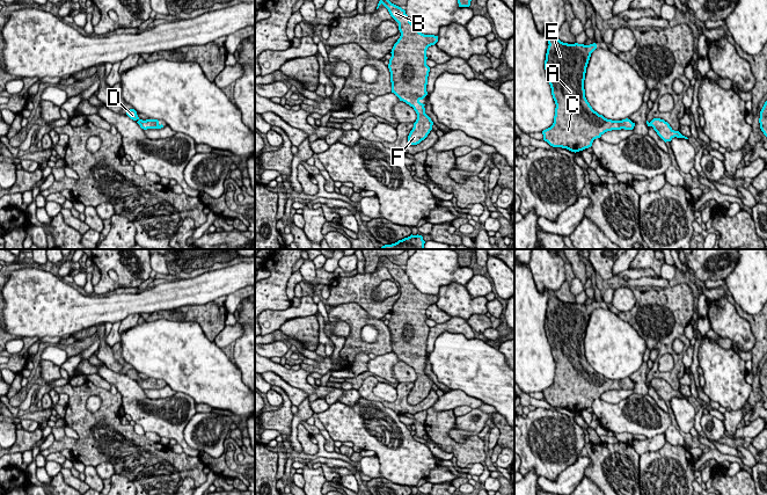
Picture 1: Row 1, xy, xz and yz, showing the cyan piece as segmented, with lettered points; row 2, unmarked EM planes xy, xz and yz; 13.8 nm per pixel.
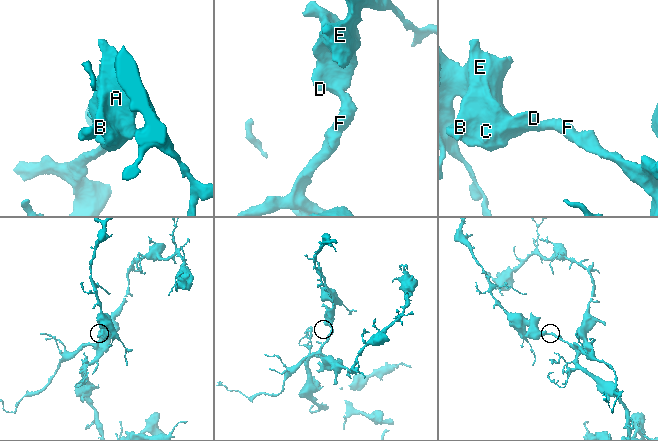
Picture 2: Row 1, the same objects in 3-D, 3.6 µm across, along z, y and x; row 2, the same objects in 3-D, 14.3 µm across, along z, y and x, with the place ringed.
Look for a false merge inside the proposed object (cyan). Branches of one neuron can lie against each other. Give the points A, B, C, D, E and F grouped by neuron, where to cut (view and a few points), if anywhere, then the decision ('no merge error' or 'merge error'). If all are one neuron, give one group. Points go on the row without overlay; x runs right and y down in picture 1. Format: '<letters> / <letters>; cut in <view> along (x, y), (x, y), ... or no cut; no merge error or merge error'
A B C D E F; no cut; no merge error

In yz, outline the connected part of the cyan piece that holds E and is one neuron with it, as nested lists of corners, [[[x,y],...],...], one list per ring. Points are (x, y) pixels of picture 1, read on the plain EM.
[[[553,293],[549,294],[548,304],[545,329],[556,367],[553,385],[542,391],[543,400],[553,407],[567,408],[576,413],[591,407],[593,400],[600,398],[607,391],[633,390],[635,383],[630,379],[607,379],[594,371],[585,357],[584,340],[586,327],[591,313],[597,308],[597,304],[568,304],[561,301]]]

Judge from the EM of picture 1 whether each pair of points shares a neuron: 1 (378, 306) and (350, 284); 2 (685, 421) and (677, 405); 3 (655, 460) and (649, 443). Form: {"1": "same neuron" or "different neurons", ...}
{"1": "same neuron", "2": "same neuron", "3": "different neurons"}

